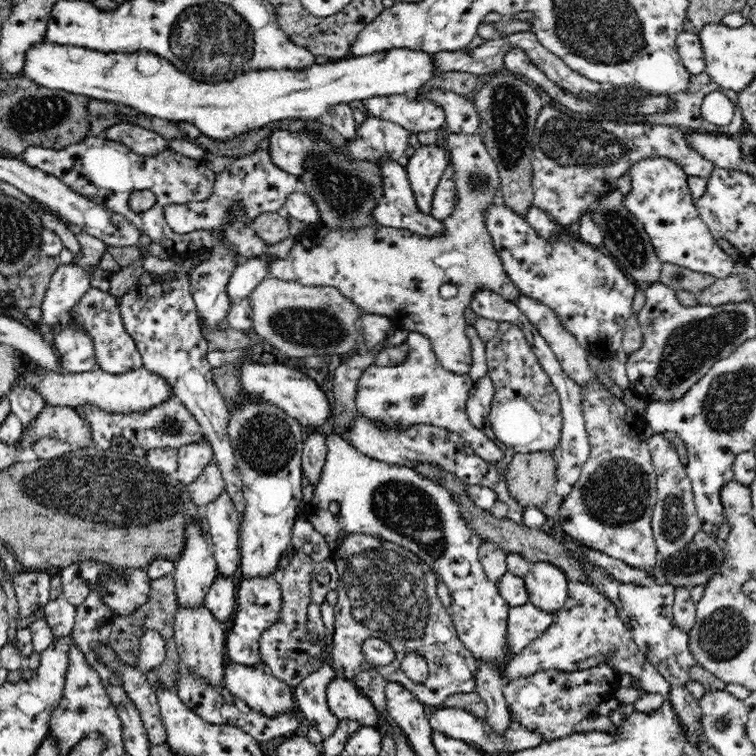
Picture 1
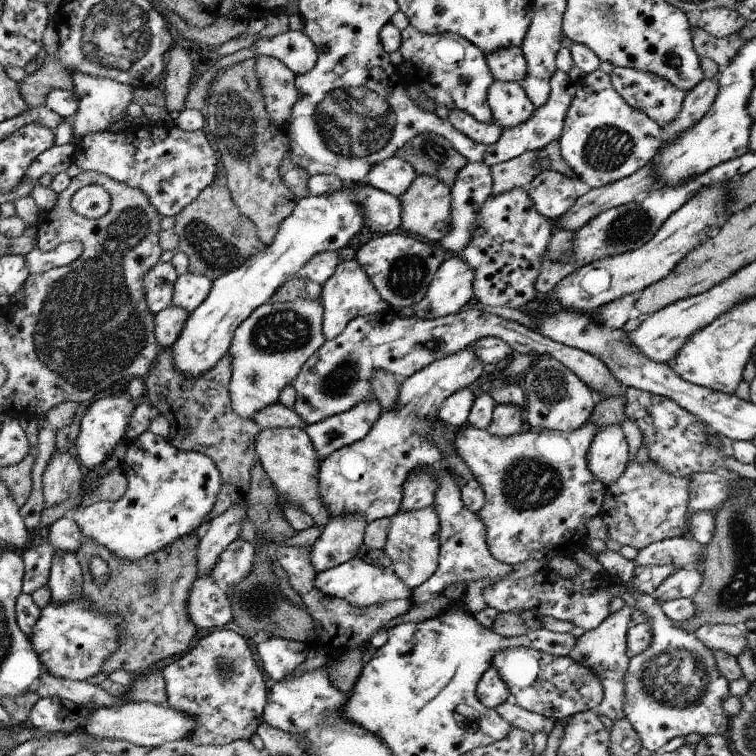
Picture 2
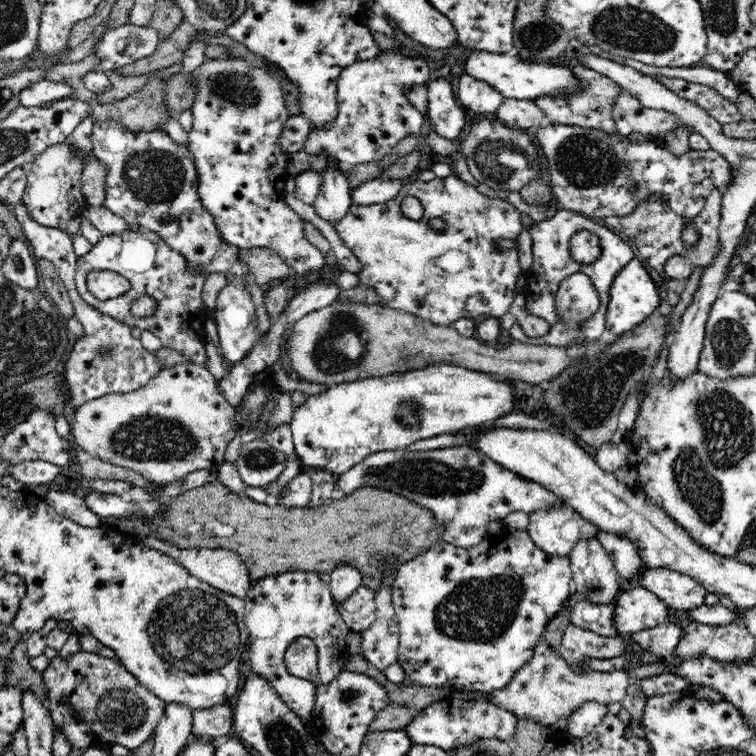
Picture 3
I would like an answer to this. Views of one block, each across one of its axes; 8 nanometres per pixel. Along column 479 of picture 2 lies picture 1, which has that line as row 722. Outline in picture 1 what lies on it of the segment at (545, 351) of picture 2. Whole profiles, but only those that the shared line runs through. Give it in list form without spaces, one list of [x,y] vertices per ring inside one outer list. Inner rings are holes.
[[[325,664],[316,672],[306,676],[293,687],[294,704],[311,726],[327,739],[338,728],[339,718],[328,708],[326,690],[337,674],[332,666]]]

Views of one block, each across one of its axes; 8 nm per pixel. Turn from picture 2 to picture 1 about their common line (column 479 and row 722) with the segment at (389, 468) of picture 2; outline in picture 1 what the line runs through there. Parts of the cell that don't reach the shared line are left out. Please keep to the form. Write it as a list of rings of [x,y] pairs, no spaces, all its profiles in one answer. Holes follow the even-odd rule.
[[[334,678],[326,690],[328,708],[339,720],[357,720],[362,727],[374,727],[380,712],[351,679]]]

